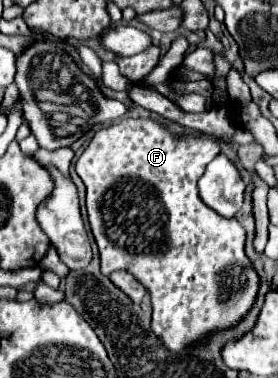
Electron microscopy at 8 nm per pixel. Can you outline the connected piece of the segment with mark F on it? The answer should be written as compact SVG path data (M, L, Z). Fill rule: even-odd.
M119 120L113 122L111 126L103 126L101 130L95 132L93 140L89 142L89 146L83 150L83 154L79 156L75 170L81 176L83 184L87 186L87 214L89 214L89 224L93 230L93 236L99 244L99 252L101 252L101 272L103 274L111 274L113 270L127 270L131 272L151 294L151 302L153 302L153 322L151 322L151 330L153 334L157 334L161 338L161 342L171 350L171 352L181 352L187 346L201 342L203 336L207 332L213 332L217 328L227 328L233 326L241 320L241 316L253 306L257 288L259 288L259 276L255 274L255 270L251 268L249 258L243 252L243 244L245 244L245 230L243 226L235 220L235 218L223 218L219 216L215 210L211 210L209 206L203 204L203 200L197 194L197 180L201 178L201 174L205 172L205 166L219 154L219 144L207 138L177 138L171 132L163 130L157 122L153 120Z

